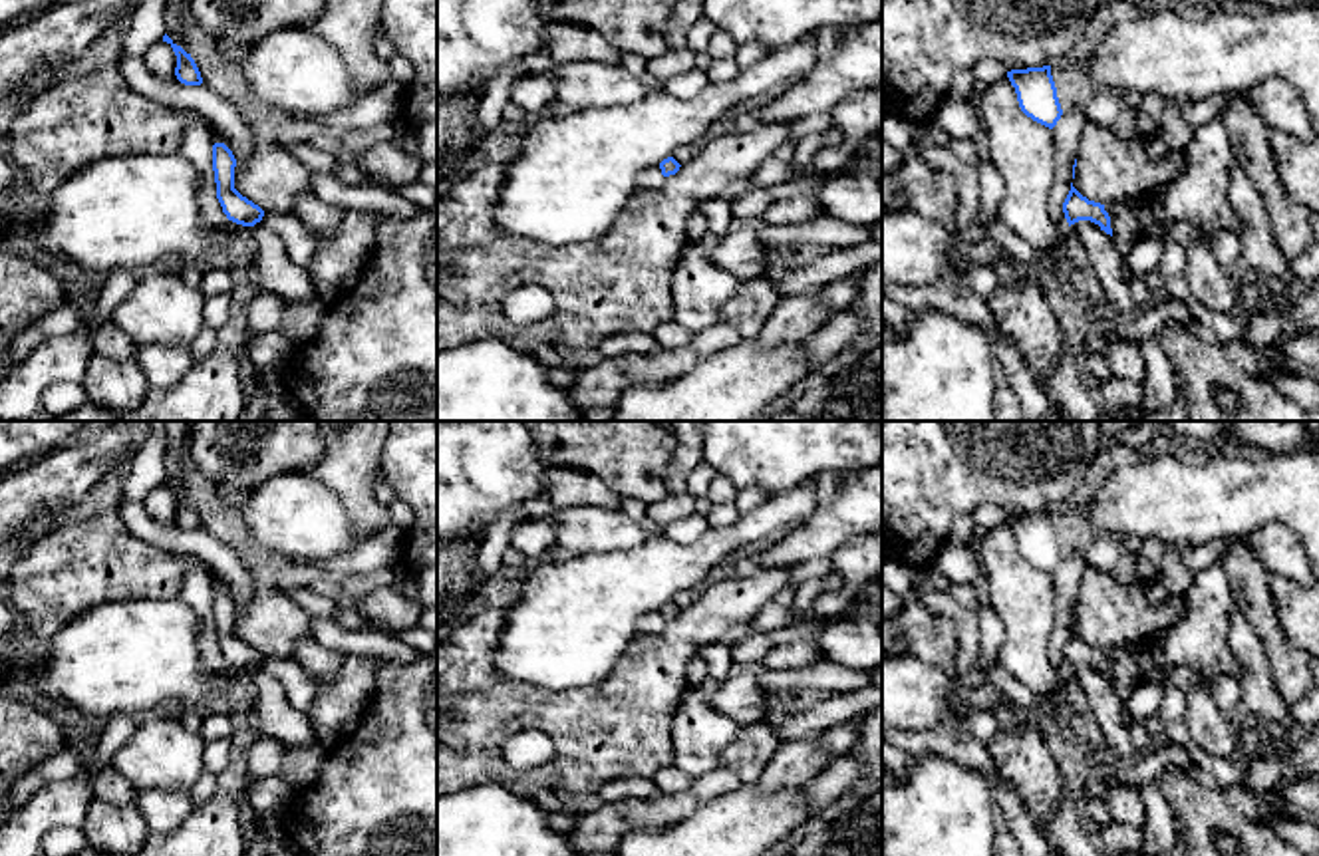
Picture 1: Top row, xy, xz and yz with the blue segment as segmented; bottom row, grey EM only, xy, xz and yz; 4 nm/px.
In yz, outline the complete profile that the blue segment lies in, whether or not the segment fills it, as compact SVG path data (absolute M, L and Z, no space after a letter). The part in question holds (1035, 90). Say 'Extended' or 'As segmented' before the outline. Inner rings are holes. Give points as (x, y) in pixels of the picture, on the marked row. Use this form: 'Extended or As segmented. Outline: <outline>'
As segmented. Outline: M1051 66L1007 71L1021 111L1033 121L1053 129L1063 115Z

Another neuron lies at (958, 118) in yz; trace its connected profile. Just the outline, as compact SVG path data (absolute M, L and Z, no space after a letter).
M948 93L936 109L936 121L953 139L983 145L983 125L973 101Z

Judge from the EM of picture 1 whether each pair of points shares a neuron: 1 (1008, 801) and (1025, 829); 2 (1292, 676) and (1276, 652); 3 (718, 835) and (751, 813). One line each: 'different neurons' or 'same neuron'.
1: same neuron
2: same neuron
3: same neuron

